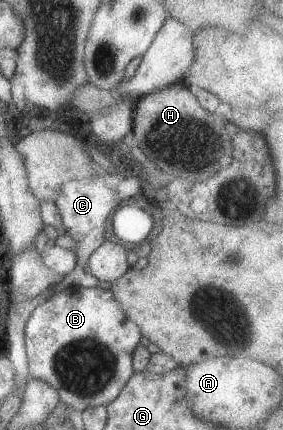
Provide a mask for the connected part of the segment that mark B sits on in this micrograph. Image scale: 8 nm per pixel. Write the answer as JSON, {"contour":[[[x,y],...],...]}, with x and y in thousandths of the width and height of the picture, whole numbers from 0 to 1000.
{"contour":[[[258,660],[194,679],[148,707],[117,707],[85,760],[85,800],[99,837],[99,877],[148,884],[205,914],[208,935],[293,956],[300,949],[378,944],[424,916],[445,886],[470,872],[466,821],[495,800],[495,767],[452,744],[396,679],[353,667],[283,667]]]}

